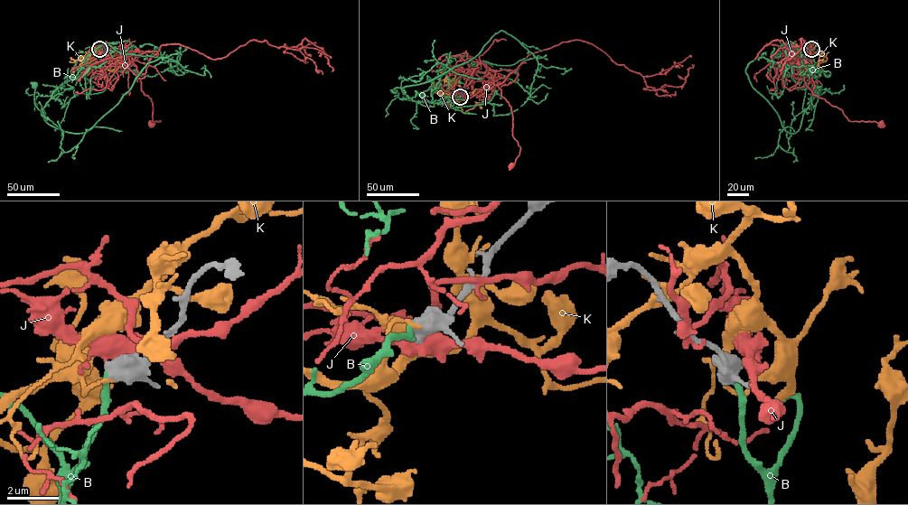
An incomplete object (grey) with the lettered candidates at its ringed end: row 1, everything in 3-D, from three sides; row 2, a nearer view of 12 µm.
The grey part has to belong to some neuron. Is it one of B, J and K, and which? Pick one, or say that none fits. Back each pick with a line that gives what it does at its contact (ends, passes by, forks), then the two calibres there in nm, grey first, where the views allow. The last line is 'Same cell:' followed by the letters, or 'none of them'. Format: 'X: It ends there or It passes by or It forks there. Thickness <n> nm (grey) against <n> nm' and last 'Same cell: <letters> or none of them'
Same cell: none of them

